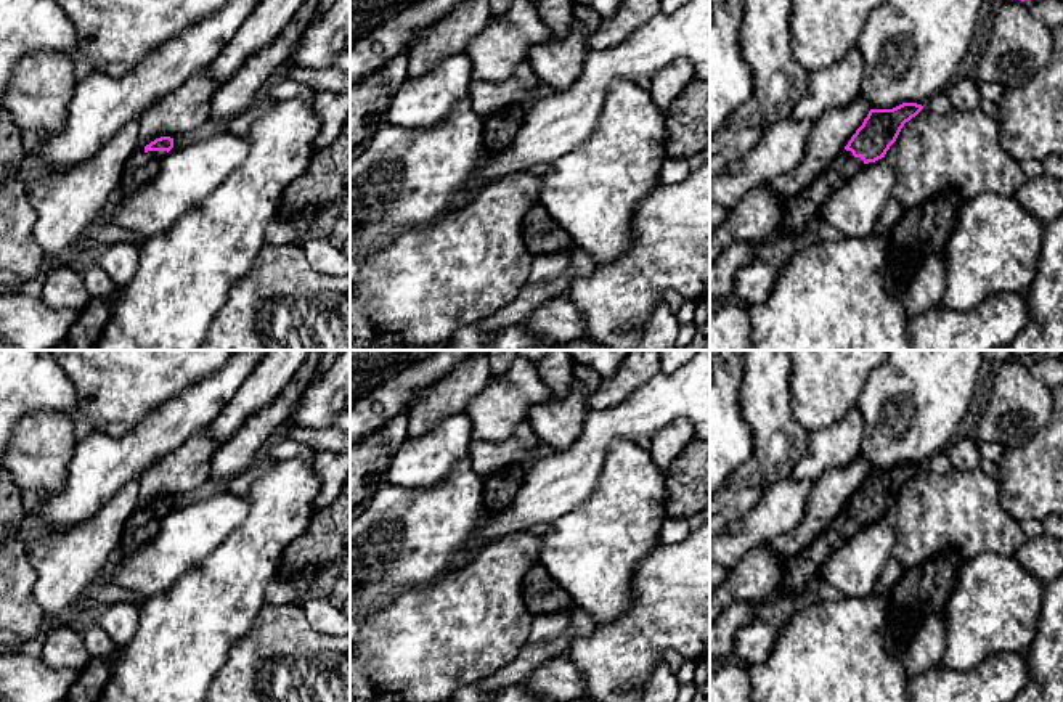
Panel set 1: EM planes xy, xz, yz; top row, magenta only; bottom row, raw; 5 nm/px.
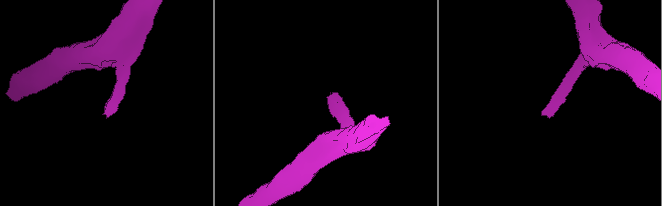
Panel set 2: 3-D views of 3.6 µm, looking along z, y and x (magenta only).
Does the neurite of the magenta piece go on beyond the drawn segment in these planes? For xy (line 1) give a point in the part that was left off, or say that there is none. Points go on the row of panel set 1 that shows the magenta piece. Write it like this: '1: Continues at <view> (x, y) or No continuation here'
1: Continues at xy (140, 167)

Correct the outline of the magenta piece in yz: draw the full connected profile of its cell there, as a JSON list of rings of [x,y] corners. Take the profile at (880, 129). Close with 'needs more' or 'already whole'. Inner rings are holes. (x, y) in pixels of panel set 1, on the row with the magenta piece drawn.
[[[902,103],[893,109],[870,109],[840,156],[800,194],[784,201],[779,230],[800,235],[821,220],[827,199],[854,177],[865,164],[885,157],[906,122],[923,109],[917,103]]]; needs more

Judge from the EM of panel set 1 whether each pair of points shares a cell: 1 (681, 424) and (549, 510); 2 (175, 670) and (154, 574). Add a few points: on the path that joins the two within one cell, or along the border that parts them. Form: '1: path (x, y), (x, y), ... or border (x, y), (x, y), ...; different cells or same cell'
1: border (683, 418), (662, 428), (649, 439); different cells
2: border (191, 571), (187, 571), (166, 590), (148, 598); different cells

